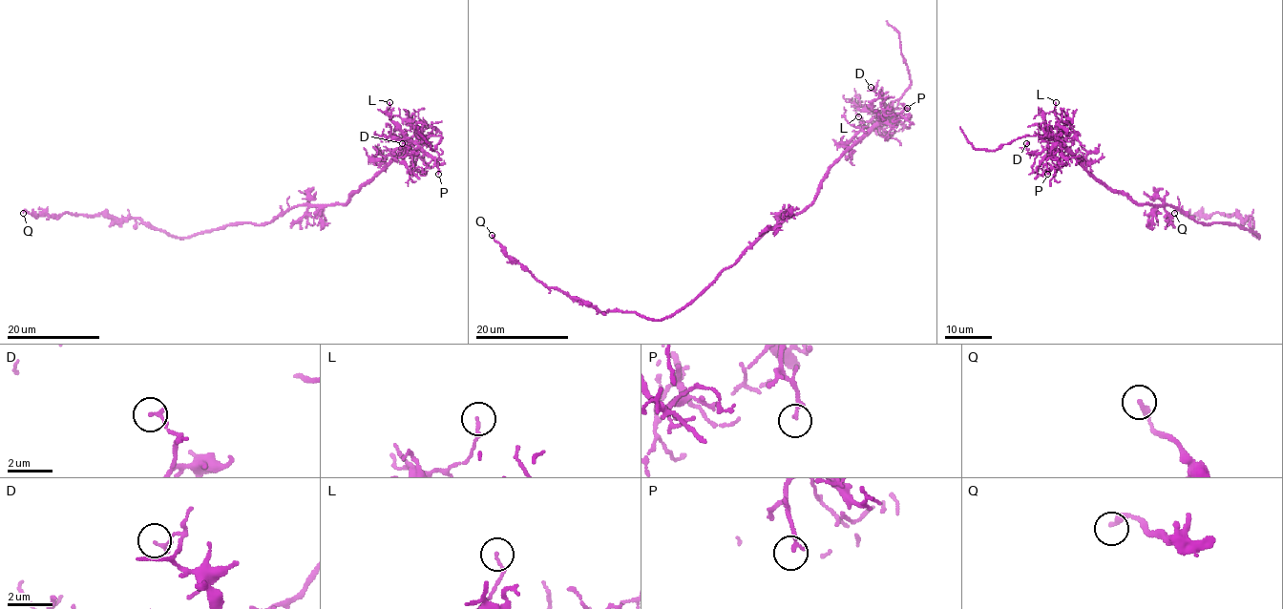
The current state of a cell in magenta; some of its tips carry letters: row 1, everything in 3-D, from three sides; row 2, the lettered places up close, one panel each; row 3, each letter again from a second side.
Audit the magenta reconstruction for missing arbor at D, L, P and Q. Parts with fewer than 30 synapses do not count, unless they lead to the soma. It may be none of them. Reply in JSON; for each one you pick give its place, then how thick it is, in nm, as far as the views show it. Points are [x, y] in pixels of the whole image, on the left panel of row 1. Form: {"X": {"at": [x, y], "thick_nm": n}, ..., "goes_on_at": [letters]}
{"goes_on_at": []}

